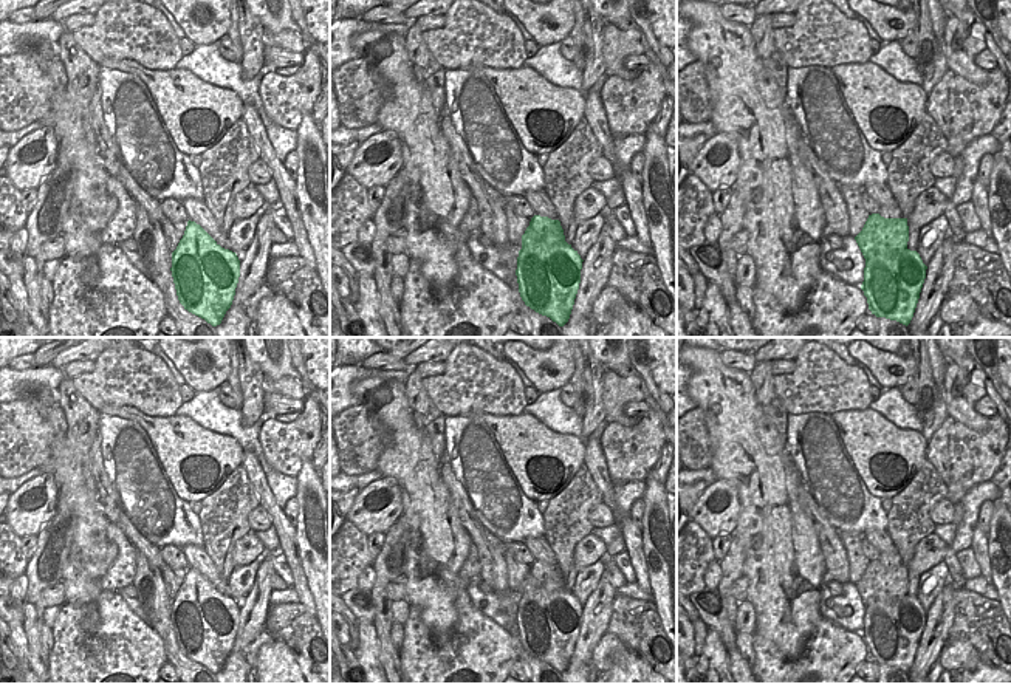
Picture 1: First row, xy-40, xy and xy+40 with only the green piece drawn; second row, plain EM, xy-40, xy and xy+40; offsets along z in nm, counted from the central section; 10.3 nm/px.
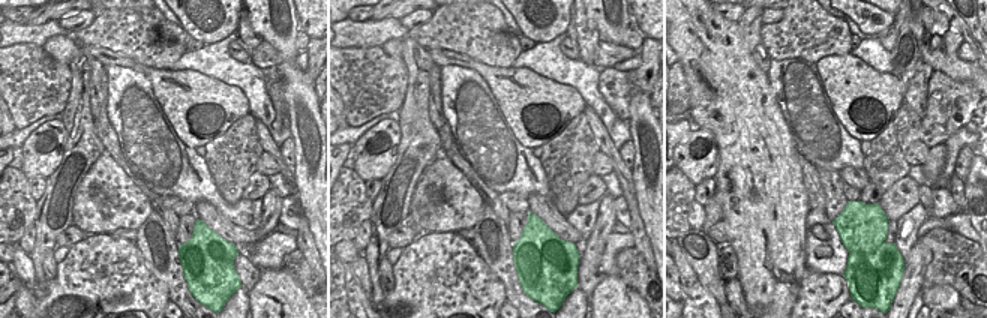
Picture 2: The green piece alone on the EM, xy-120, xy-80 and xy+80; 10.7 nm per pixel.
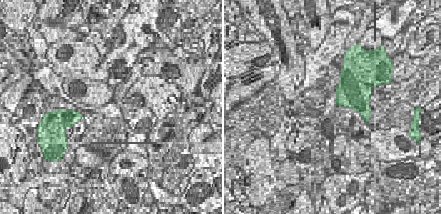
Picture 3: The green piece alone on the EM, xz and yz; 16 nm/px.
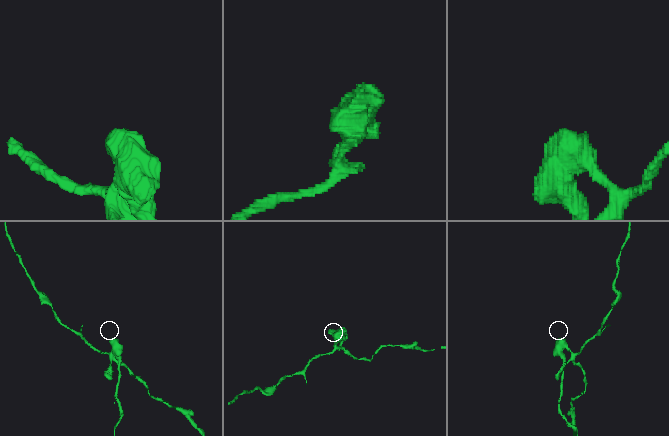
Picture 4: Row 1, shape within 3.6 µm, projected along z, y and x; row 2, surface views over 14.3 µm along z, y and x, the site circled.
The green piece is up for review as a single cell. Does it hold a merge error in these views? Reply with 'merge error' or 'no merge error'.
merge error

